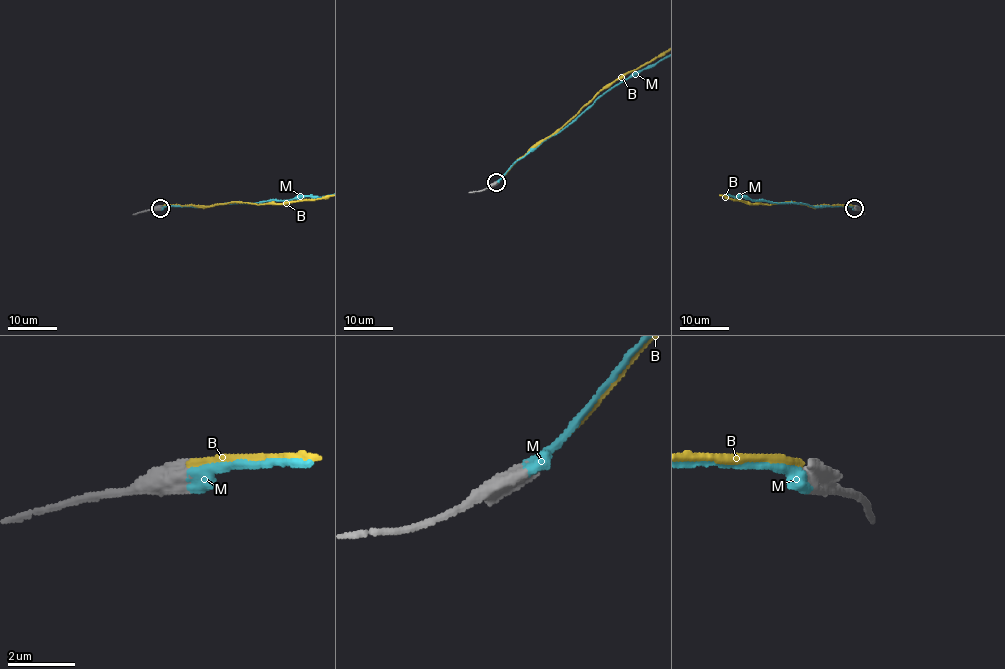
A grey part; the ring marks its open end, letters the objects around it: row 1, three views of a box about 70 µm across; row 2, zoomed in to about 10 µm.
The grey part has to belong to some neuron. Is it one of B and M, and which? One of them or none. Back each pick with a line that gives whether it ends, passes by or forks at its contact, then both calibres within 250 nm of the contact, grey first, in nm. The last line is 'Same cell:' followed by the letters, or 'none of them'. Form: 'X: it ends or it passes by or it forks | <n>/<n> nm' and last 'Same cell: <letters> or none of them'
M: it ends | 650/480 nm
Same cell: M

